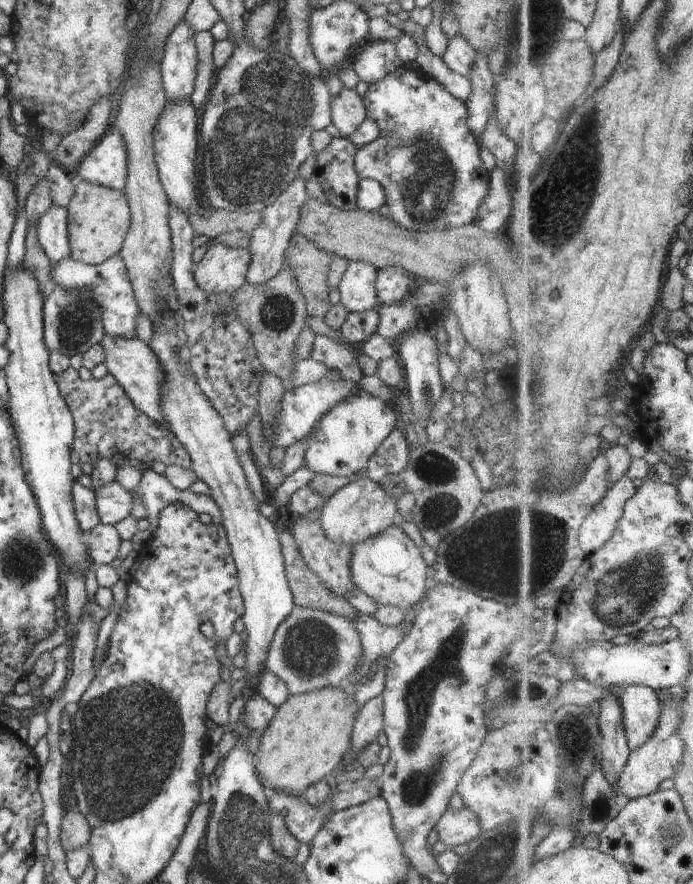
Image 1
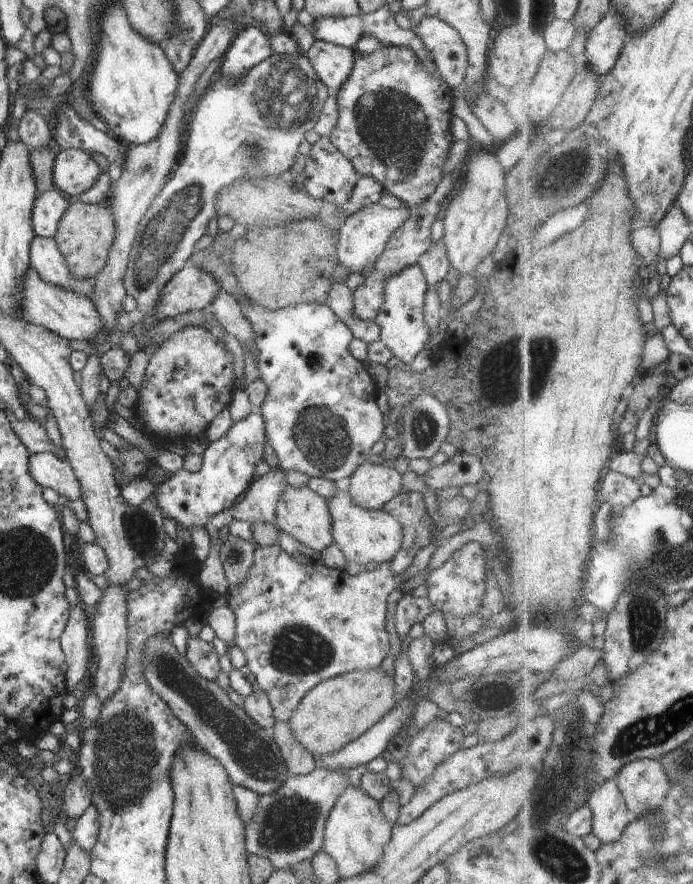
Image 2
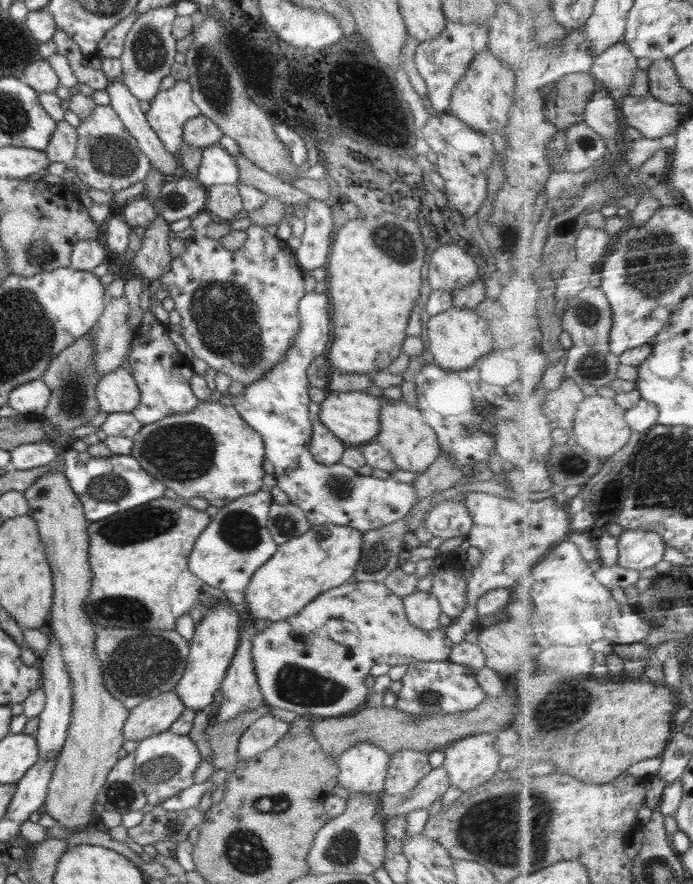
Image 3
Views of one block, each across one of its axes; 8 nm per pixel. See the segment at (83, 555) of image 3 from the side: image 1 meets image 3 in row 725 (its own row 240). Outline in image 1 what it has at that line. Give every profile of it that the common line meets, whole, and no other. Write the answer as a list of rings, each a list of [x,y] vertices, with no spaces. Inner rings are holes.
[[[80,180],[67,206],[71,257],[87,265],[98,265],[118,255],[130,226],[131,212],[123,192]]]

